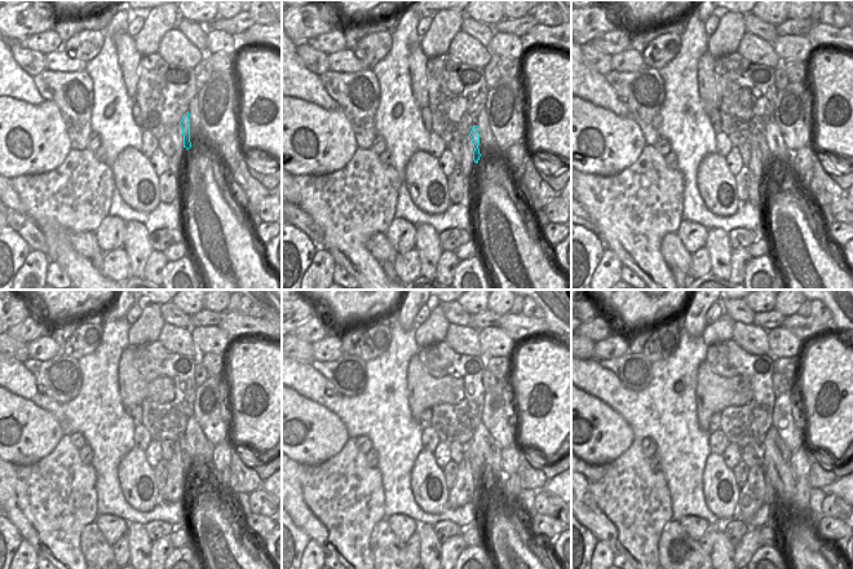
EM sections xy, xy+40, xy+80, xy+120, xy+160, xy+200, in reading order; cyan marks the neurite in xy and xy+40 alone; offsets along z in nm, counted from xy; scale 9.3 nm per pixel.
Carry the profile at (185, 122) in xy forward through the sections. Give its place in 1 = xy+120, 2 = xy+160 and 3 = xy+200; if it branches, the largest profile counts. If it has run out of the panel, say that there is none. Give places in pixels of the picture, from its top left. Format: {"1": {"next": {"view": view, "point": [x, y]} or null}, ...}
{"1": {"next": {"view": "xy+120", "point": [184, 448]}}, "2": {"next": {"view": "xy+160", "point": [472, 450]}}, "3": {"next": {"view": "xy+200", "point": [777, 514]}}}

